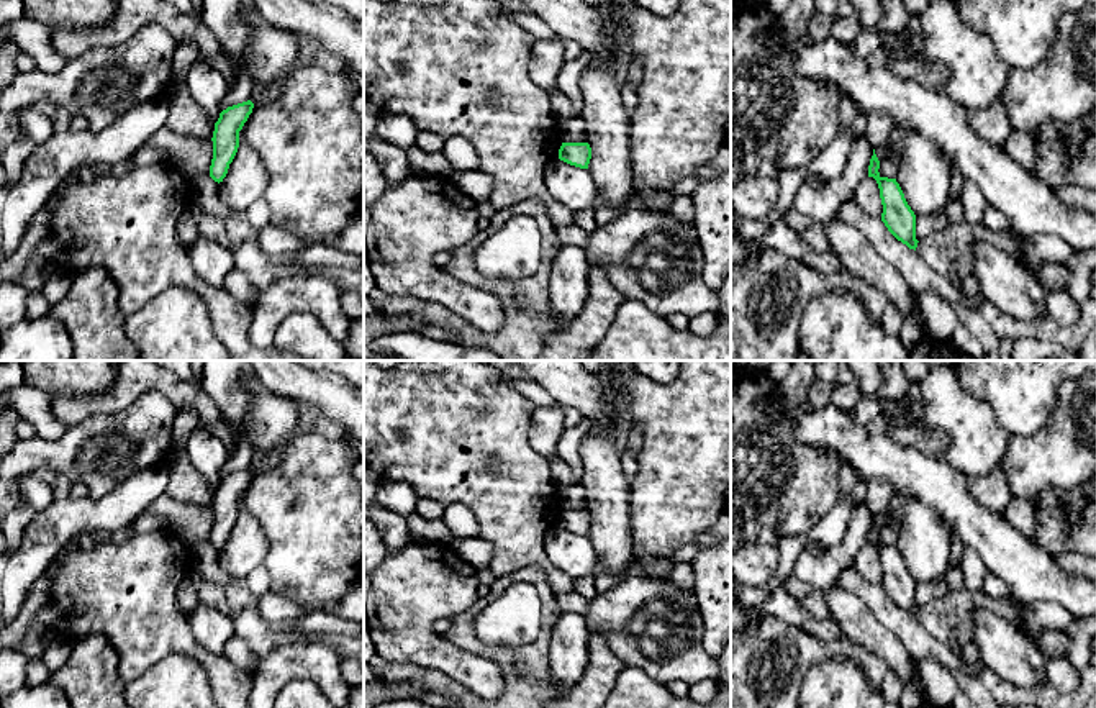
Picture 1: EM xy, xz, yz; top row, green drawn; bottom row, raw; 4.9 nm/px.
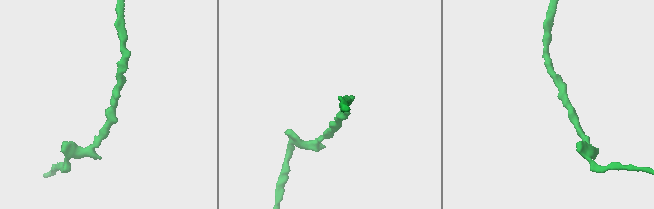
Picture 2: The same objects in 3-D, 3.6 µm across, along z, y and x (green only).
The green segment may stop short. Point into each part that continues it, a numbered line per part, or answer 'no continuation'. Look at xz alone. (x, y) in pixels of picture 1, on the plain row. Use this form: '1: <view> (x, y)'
no continuation

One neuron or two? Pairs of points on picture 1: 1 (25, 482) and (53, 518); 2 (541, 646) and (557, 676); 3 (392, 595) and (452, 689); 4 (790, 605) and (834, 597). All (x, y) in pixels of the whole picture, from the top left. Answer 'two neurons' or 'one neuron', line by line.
1: two neurons
2: two neurons
3: two neurons
4: two neurons

